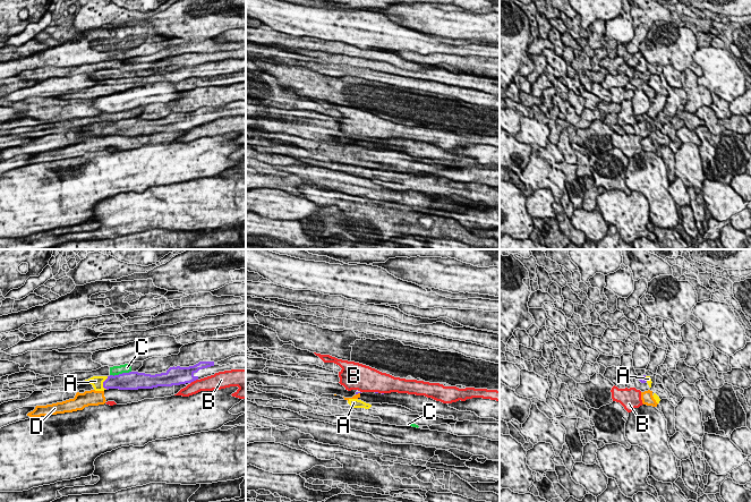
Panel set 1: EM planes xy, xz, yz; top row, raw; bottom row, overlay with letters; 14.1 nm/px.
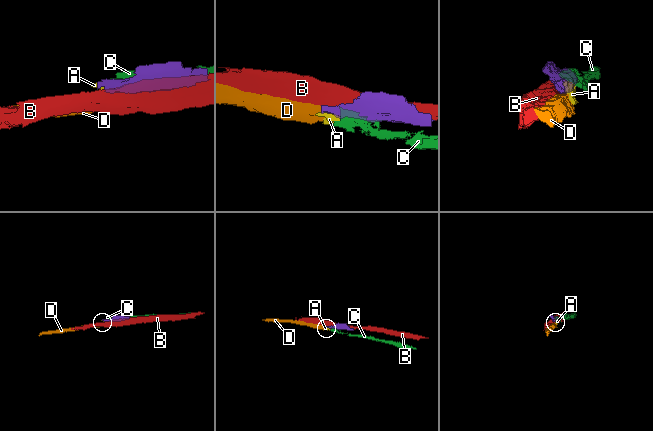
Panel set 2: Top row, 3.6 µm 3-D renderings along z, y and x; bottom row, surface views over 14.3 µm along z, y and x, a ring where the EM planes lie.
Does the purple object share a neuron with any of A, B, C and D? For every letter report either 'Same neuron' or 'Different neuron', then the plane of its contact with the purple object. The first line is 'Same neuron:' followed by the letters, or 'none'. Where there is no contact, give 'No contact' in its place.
Same neuron: none
A: Different neuron. Touches purple in xy
B: Different neuron. Touches purple in xy
C: Different neuron. Touches purple in xy
D: Different neuron. Touches purple in xz

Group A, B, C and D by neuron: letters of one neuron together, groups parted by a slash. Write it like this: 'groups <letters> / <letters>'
groups A / B / C / D

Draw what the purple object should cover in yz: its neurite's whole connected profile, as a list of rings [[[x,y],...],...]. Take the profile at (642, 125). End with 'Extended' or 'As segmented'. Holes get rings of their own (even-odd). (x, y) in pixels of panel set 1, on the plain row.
[[[646,120],[631,125],[624,125],[622,128],[624,129],[625,134],[635,134],[637,136],[640,136],[641,138],[648,137],[648,129],[646,127]]]. Extended

